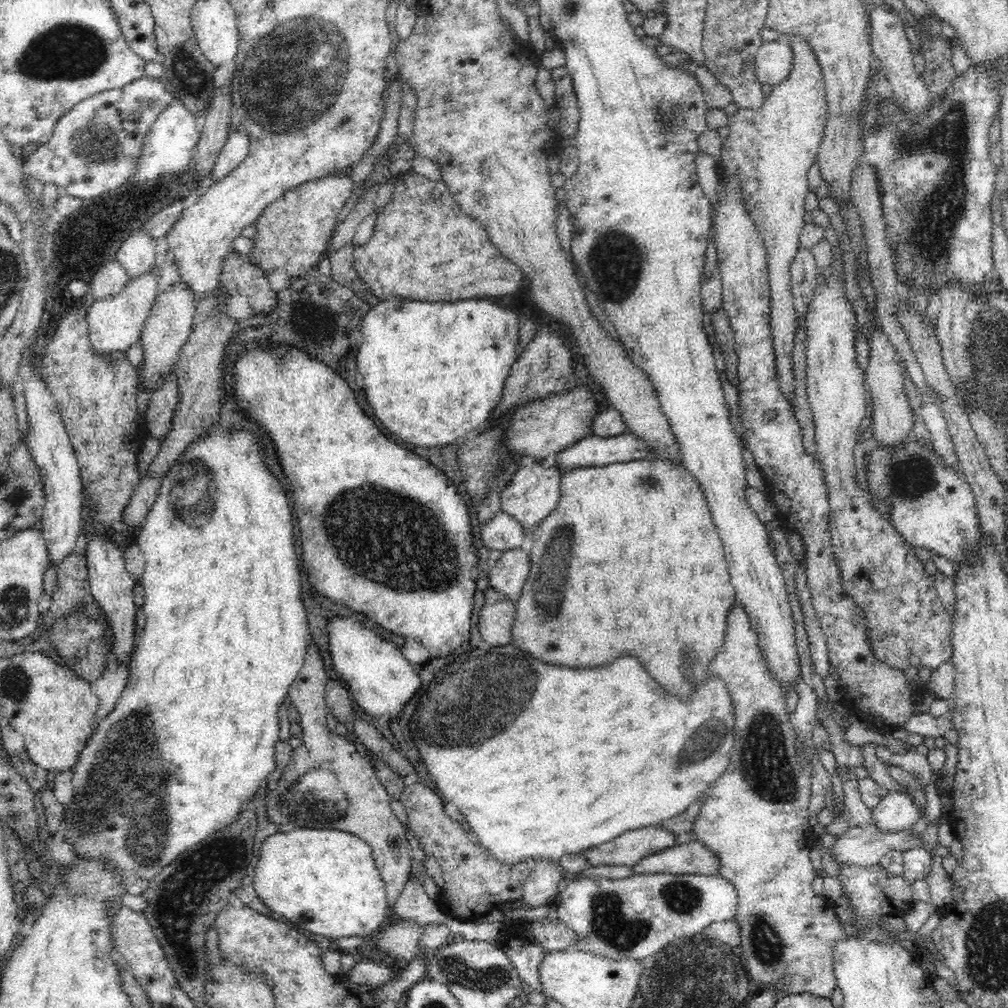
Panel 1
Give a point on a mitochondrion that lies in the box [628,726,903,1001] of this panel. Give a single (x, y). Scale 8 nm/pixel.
(765, 947)

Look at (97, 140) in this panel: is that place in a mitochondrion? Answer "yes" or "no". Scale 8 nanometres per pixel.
yes

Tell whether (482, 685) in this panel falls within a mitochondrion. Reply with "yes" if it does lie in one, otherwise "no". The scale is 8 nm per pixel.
yes

